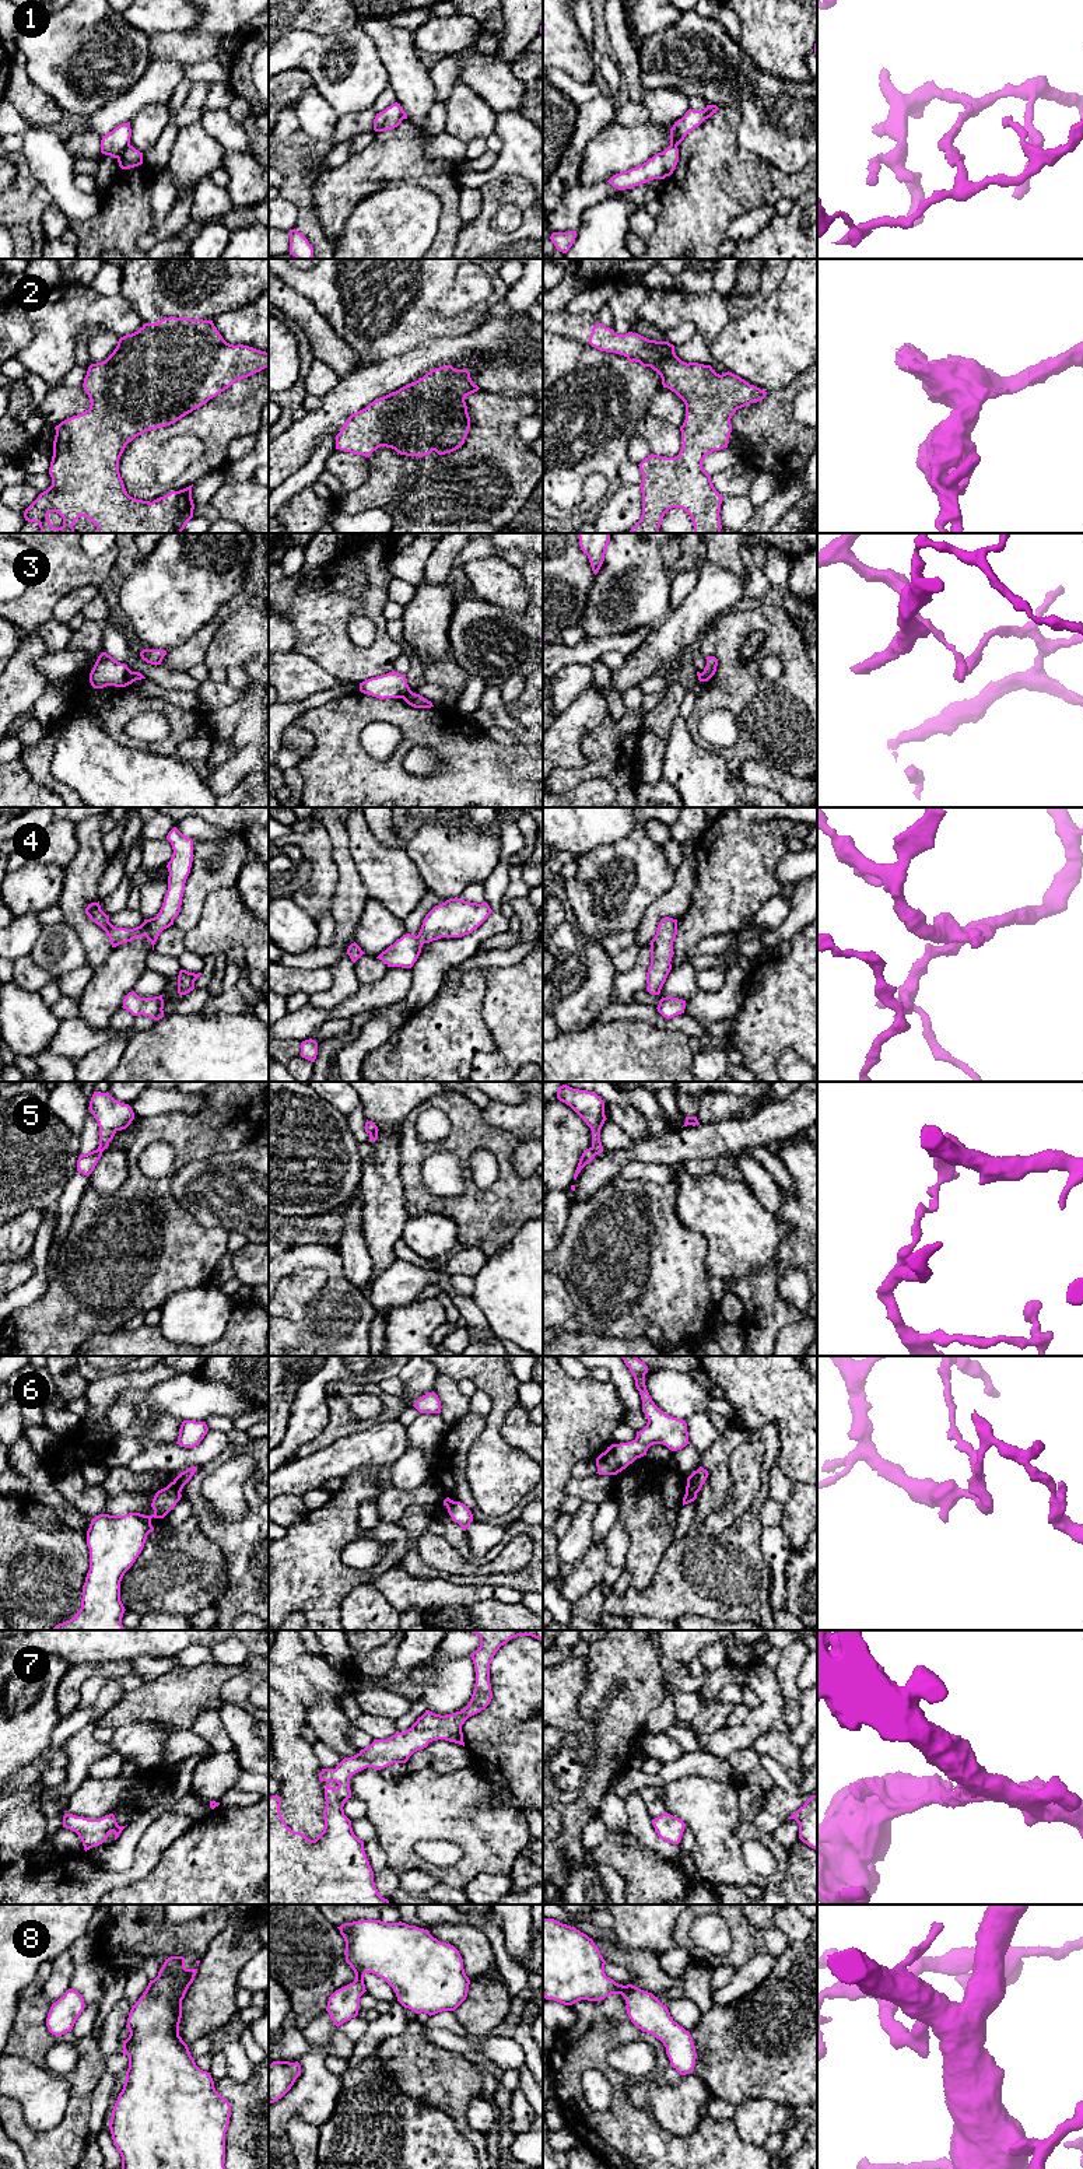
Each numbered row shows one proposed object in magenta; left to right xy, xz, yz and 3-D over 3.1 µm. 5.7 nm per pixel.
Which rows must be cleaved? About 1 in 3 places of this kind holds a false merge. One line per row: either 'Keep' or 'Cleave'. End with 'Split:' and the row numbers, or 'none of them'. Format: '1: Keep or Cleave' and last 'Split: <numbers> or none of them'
1: Cleave
2: Keep
3: Cleave
4: Keep
5: Cleave
6: Cleave
7: Keep
8: Keep
Split: 1, 3, 5, 6

